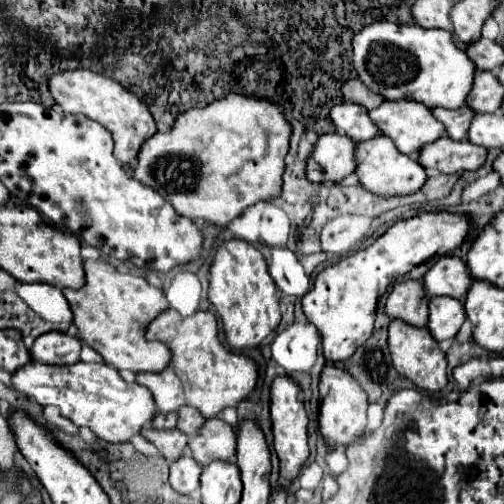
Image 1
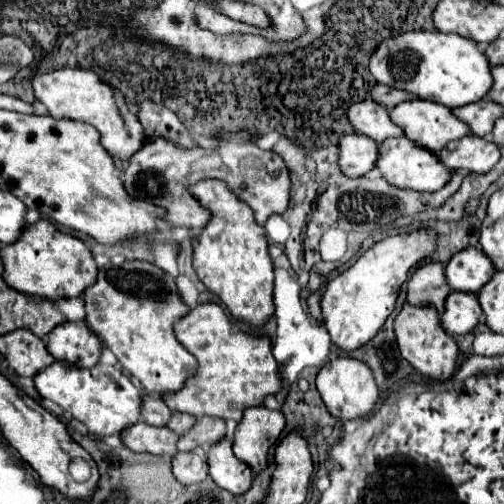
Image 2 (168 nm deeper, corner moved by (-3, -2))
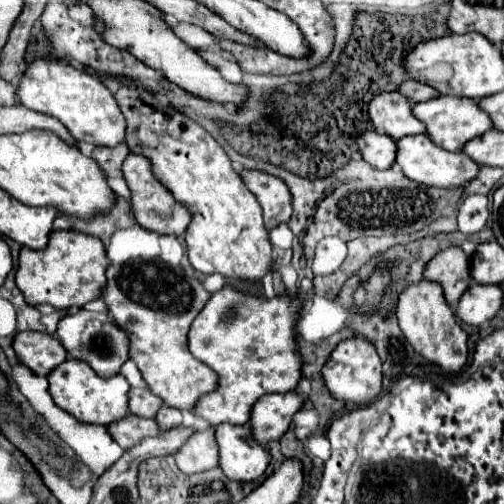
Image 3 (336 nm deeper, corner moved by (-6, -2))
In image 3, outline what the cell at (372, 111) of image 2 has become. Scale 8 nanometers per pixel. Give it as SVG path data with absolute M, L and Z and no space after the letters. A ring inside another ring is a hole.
M380 93L368 103L368 117L378 133L394 141L406 135L424 133L424 125L410 113L412 105L400 93Z

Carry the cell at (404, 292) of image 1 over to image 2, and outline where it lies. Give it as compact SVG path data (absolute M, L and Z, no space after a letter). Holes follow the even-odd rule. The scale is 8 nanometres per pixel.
M425 263L421 265L409 279L409 291L407 301L413 305L435 305L439 315L443 313L443 301L447 299L447 293L451 293L451 287L447 285L443 263Z

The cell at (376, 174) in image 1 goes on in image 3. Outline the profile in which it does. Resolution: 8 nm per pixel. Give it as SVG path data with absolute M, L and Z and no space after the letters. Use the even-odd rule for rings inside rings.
M426 135L402 137L396 145L398 145L396 165L402 169L402 173L408 179L412 179L416 183L424 183L424 185L432 185L432 187L462 187L478 175L478 165L470 157L466 157L462 151L450 153L450 151L438 149L438 145L434 145L430 141L430 137L426 137Z

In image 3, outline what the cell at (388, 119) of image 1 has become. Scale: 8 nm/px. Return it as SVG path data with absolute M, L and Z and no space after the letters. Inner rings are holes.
M440 95L436 99L416 103L412 107L412 113L416 119L420 119L426 127L426 135L434 141L434 145L446 149L446 151L460 151L462 145L474 137L480 137L484 131L492 129L490 119L482 109L478 109L476 101L458 101L458 97L446 97Z

